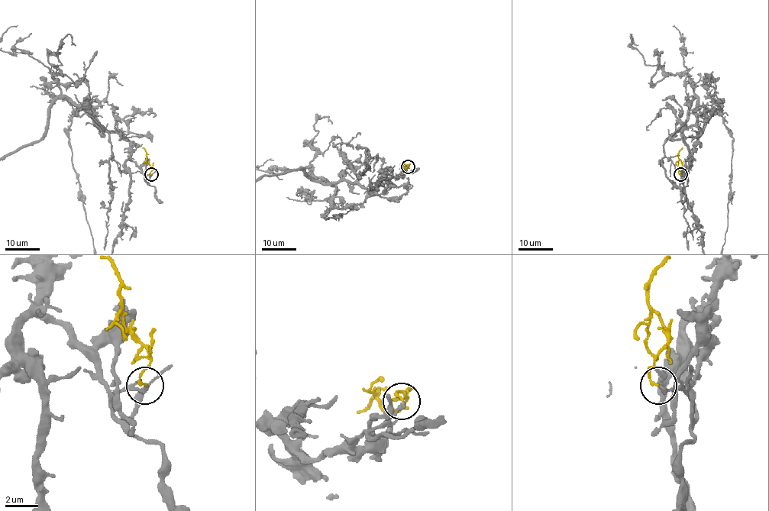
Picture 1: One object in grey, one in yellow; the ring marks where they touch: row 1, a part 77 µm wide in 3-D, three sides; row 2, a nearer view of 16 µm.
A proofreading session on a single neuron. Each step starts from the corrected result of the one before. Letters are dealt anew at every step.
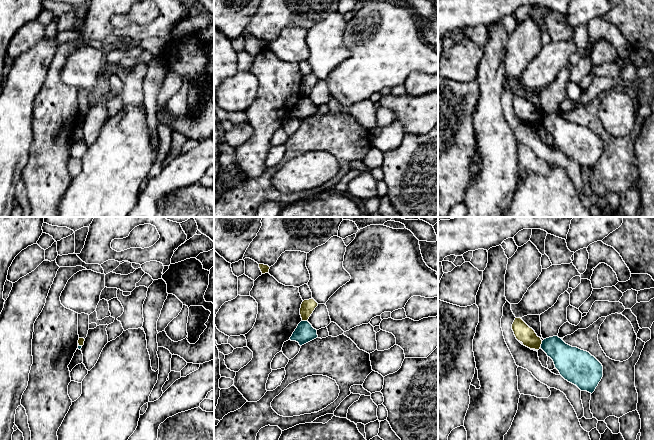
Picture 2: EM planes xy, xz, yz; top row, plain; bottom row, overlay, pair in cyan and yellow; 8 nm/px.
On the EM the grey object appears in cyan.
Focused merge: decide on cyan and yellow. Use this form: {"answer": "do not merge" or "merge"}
{"answer": "do not merge"}

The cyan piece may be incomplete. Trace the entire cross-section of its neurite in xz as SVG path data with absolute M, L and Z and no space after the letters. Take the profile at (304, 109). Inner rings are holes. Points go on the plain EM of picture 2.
M301 97L289 116L296 117L302 122L317 113L317 106L308 97Z

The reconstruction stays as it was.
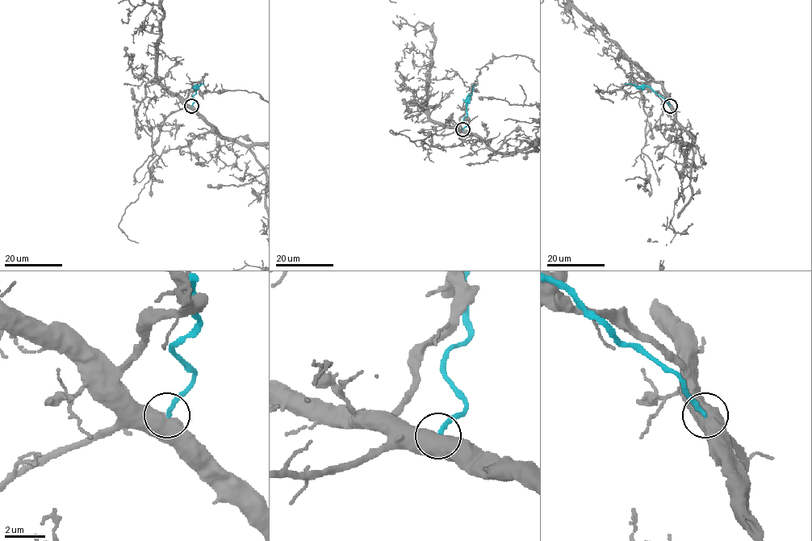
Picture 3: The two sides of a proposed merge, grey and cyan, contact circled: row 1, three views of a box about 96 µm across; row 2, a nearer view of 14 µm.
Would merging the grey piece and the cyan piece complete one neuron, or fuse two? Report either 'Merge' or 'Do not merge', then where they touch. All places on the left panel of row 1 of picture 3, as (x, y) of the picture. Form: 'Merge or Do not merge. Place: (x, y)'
Do not merge. Place: (191, 106)

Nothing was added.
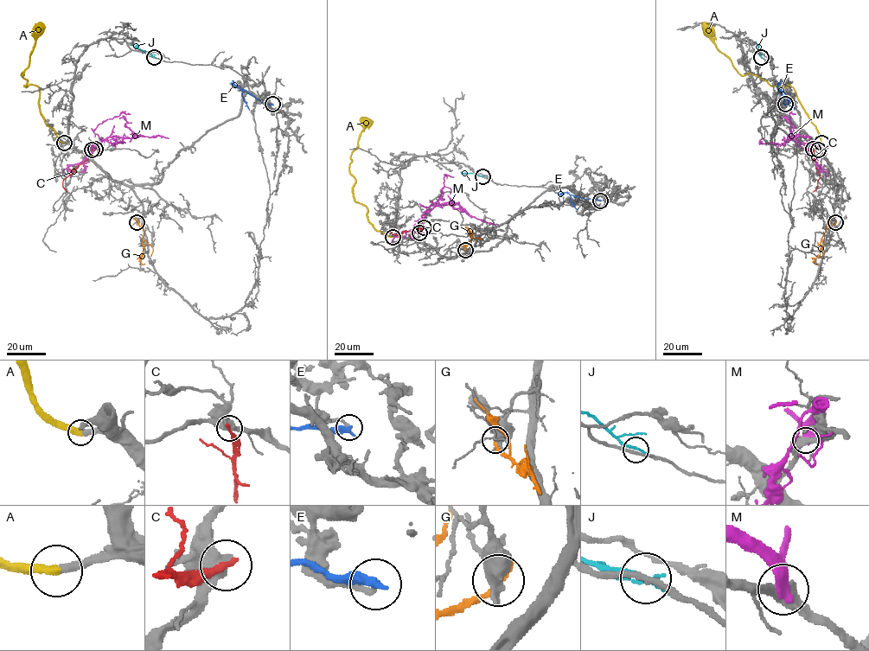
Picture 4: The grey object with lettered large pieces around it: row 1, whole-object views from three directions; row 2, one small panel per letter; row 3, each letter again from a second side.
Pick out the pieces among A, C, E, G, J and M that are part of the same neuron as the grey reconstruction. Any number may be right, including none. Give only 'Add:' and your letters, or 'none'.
Add: A

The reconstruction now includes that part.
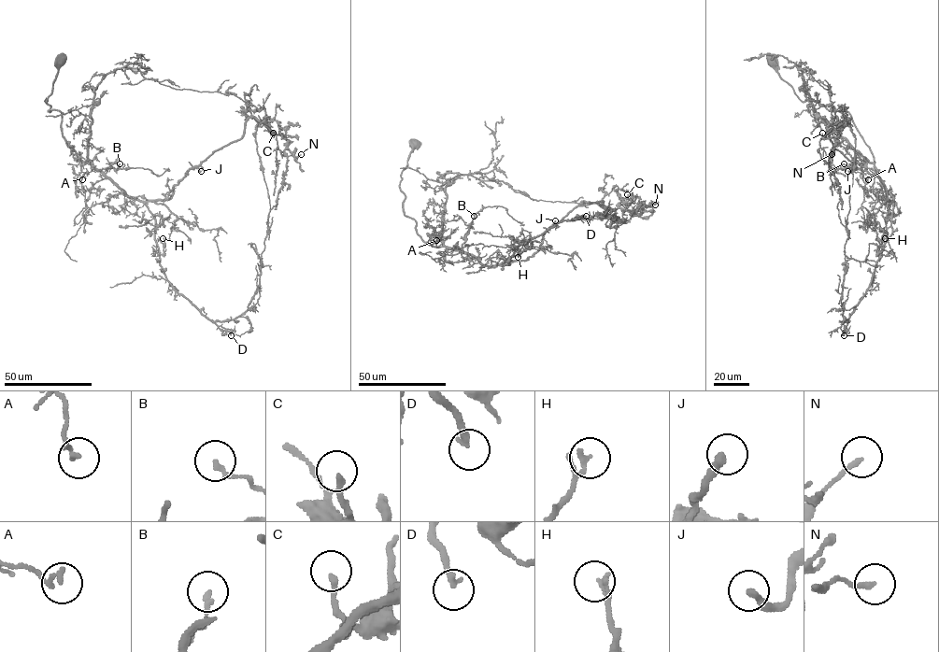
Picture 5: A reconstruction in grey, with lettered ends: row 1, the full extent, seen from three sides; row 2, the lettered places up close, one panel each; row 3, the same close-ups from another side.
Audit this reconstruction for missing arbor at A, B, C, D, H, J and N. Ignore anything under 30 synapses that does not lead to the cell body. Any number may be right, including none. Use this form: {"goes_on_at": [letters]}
{"goes_on_at": ["D"]}

